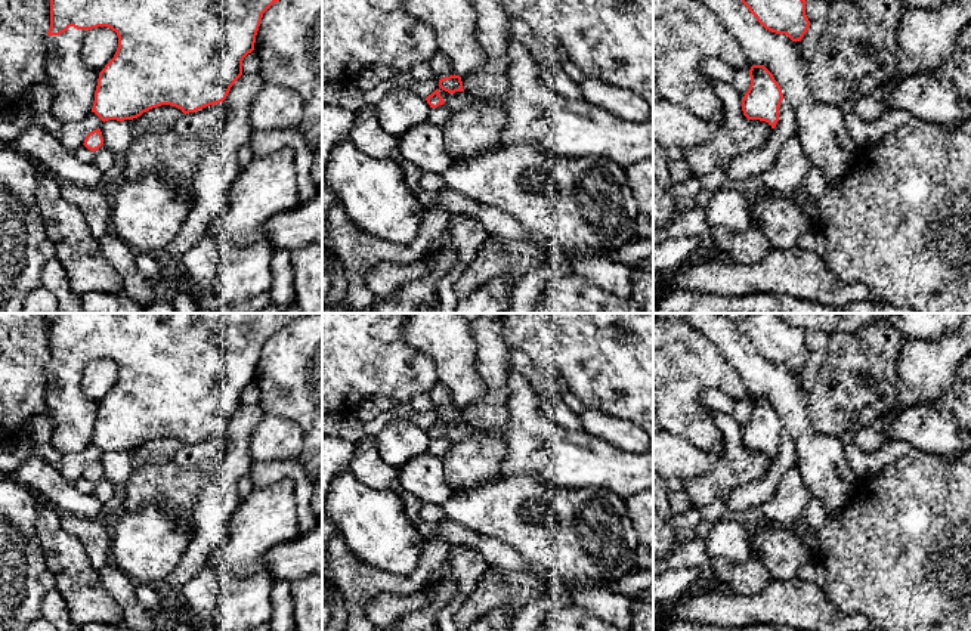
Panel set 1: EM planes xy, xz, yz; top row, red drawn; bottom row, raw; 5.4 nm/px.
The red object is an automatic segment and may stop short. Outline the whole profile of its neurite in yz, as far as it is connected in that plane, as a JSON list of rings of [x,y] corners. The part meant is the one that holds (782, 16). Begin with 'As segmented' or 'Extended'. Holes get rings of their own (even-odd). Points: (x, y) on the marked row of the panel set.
As segmented. [[[742,0],[757,21],[769,31],[801,41],[810,21],[805,0]]]

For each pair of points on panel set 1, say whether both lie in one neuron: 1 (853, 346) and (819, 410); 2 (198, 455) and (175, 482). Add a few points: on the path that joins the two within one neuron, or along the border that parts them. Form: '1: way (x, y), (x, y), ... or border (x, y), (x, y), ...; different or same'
1: way (853, 362), (853, 376), (835, 393); same
2: border (172, 458), (185, 467), (207, 461), (217, 464); different

